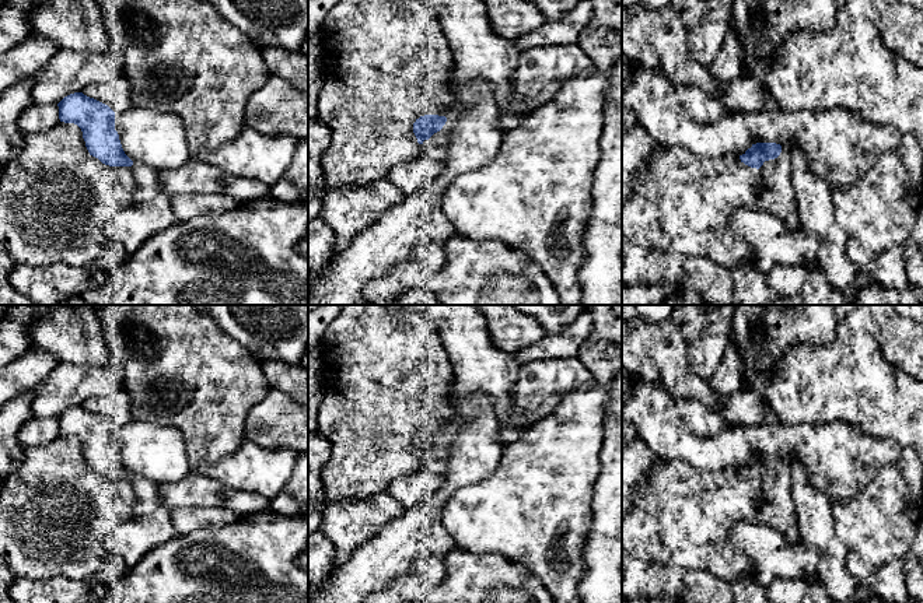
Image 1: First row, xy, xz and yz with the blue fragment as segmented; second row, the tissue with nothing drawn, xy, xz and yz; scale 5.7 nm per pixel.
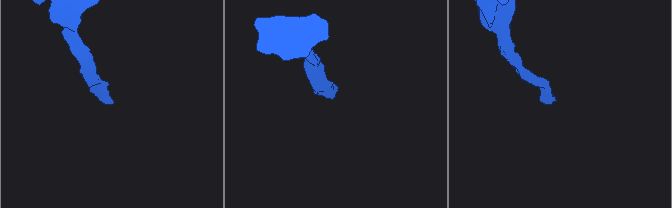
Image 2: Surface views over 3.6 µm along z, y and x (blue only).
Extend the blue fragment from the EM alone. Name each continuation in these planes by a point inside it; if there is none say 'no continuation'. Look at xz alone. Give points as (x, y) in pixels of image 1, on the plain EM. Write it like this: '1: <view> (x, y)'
1: xz (437, 458)

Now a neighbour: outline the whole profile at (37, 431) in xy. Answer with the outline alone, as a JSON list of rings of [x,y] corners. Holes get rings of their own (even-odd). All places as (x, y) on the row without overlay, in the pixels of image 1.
[[[32,417],[20,428],[17,434],[24,449],[46,445],[59,435],[57,417]]]

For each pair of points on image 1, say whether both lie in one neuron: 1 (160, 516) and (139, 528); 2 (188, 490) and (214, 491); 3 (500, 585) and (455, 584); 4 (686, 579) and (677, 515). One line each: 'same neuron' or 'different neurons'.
1: same neuron
2: same neuron
3: same neuron
4: different neurons

